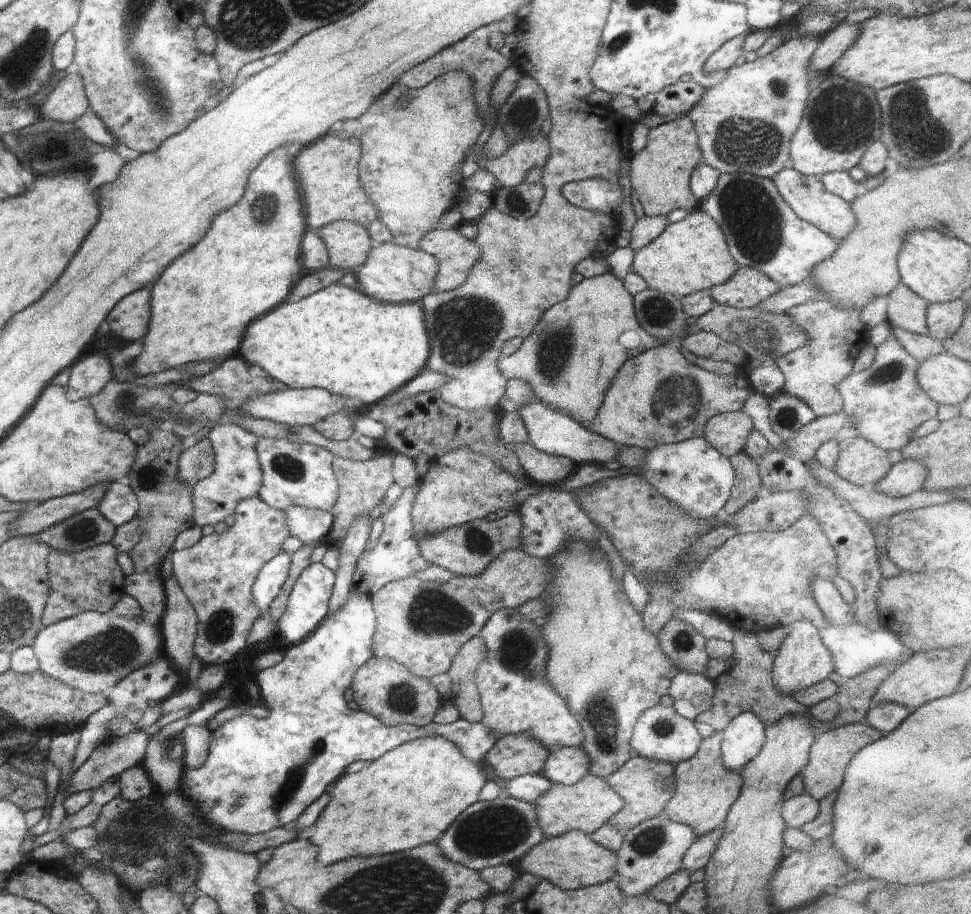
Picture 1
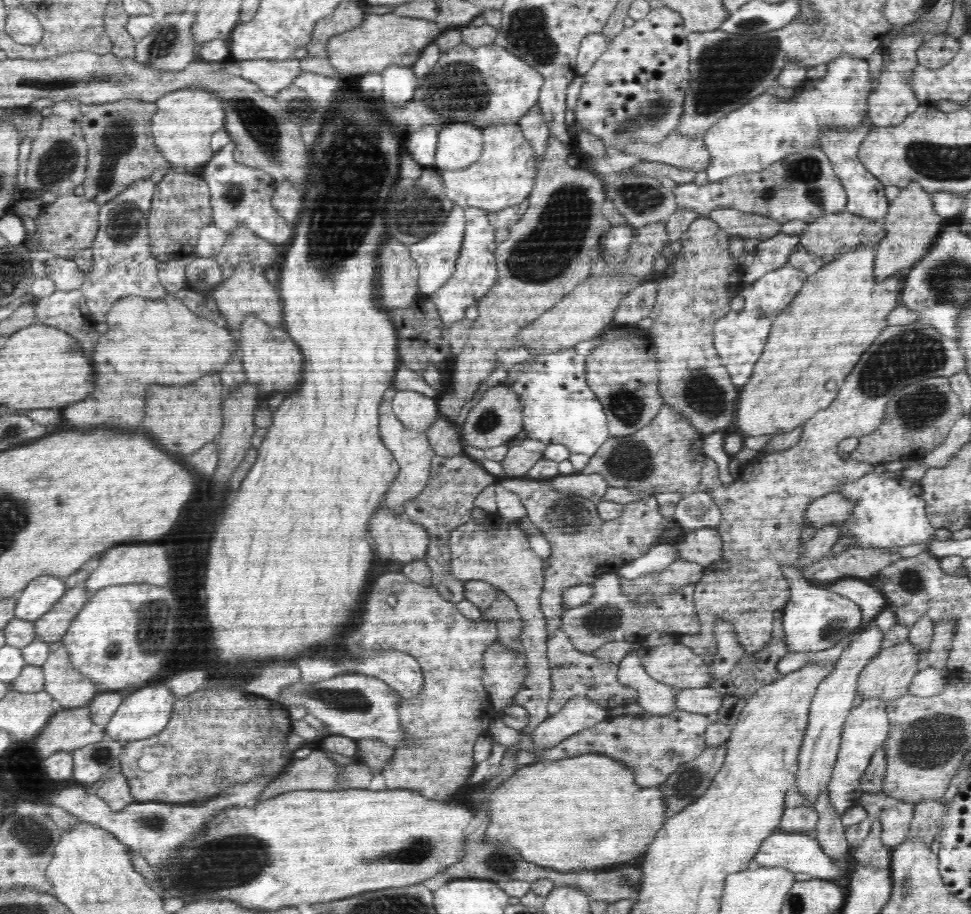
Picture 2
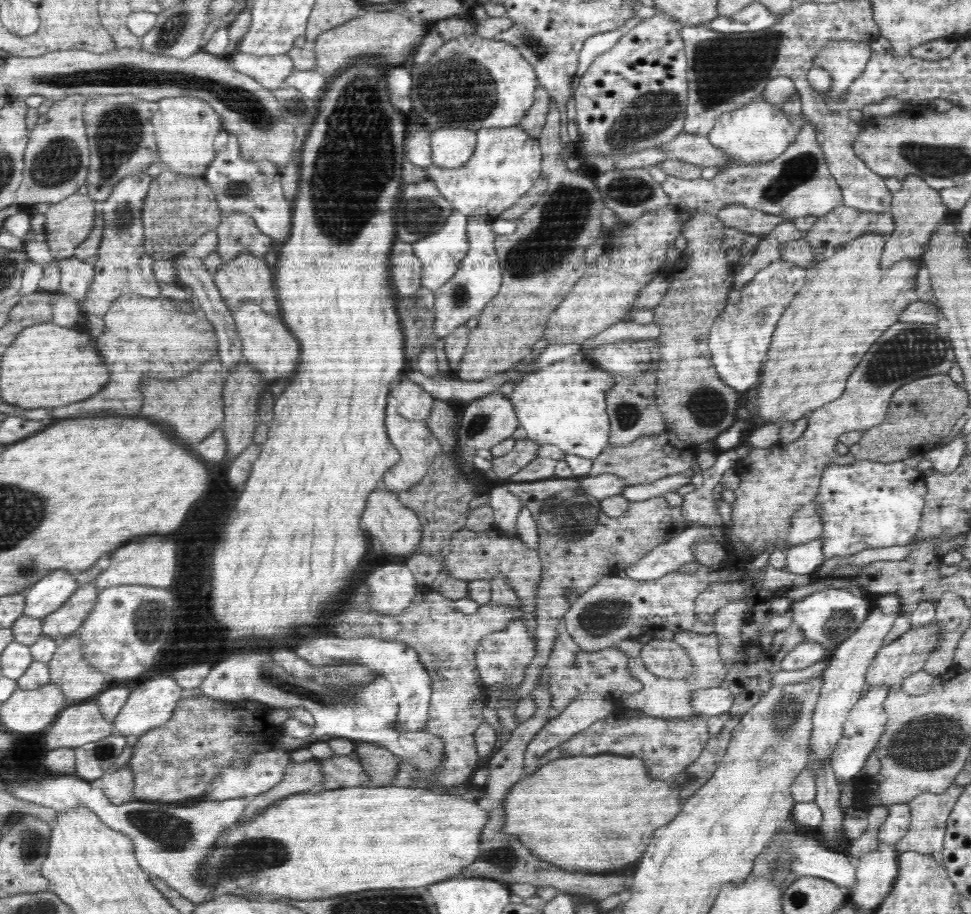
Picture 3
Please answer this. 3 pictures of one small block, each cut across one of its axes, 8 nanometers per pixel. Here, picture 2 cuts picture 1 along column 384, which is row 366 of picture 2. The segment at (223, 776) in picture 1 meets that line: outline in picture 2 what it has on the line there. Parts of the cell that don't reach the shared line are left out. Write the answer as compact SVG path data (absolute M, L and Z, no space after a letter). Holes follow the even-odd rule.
M790 264L772 270L758 278L752 285L746 286L742 292L746 299L745 306L742 311L730 311L724 318L719 318L720 322L716 322L714 326L714 346L724 362L724 366L728 368L732 382L736 386L744 386L752 374L752 366L754 362L760 358L764 346L766 346L766 338L770 332L770 326L774 322L778 313L787 309L786 306L792 302L794 296L802 290L807 275Z

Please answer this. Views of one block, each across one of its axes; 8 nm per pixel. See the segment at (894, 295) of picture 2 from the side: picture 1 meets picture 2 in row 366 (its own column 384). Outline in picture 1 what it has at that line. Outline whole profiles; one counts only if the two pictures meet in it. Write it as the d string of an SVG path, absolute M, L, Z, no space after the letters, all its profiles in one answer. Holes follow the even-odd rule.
M430 736L430 738L420 738L420 740L414 740L414 742L408 742L408 744L402 744L390 752L386 752L380 760L374 760L370 766L366 766L364 770L356 772L356 774L348 774L346 778L340 778L332 790L330 790L330 804L326 806L326 810L320 814L318 820L315 822L312 828L312 834L308 836L310 841L318 840L317 846L324 848L322 854L326 852L328 860L326 862L338 862L338 860L344 860L344 858L350 858L350 856L372 856L372 854L388 854L388 852L402 852L402 850L408 850L408 848L414 848L418 844L430 844L430 842L436 842L446 830L448 826L468 808L471 804L480 800L480 794L482 787L487 783L487 774L484 770L485 763L480 761L468 760L466 756L462 756L462 752L458 750L456 744L450 744L446 738L442 736Z

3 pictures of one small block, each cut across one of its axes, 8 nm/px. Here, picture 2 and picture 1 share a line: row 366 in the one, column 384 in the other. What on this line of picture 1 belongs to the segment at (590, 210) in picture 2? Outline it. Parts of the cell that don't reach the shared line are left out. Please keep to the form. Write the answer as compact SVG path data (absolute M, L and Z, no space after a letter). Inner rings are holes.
M382 454L378 458L372 457L367 461L334 457L331 464L338 482L338 496L334 506L329 510L333 516L333 523L326 536L325 542L327 544L340 543L355 518L368 516L369 512L384 498L388 487L395 482L393 479L393 458L388 455Z

